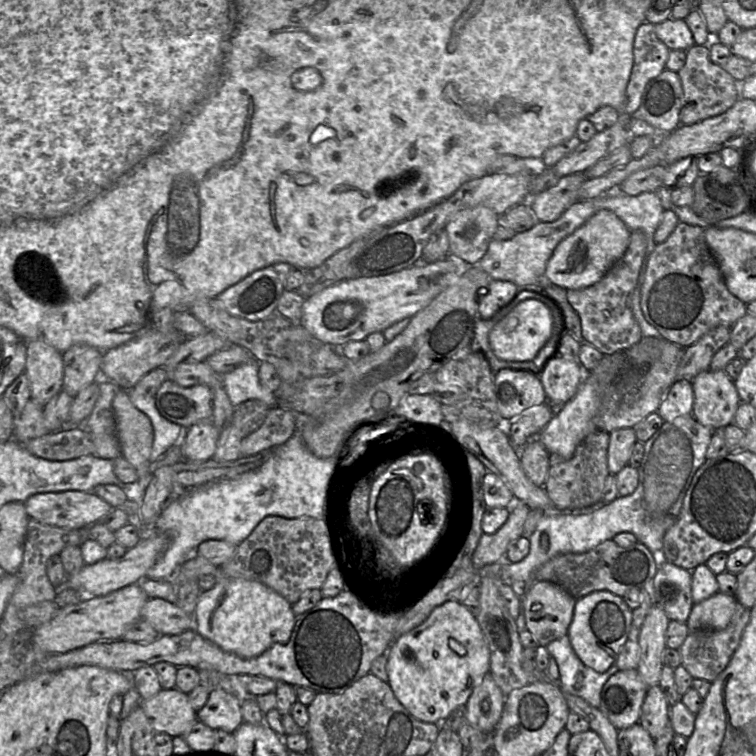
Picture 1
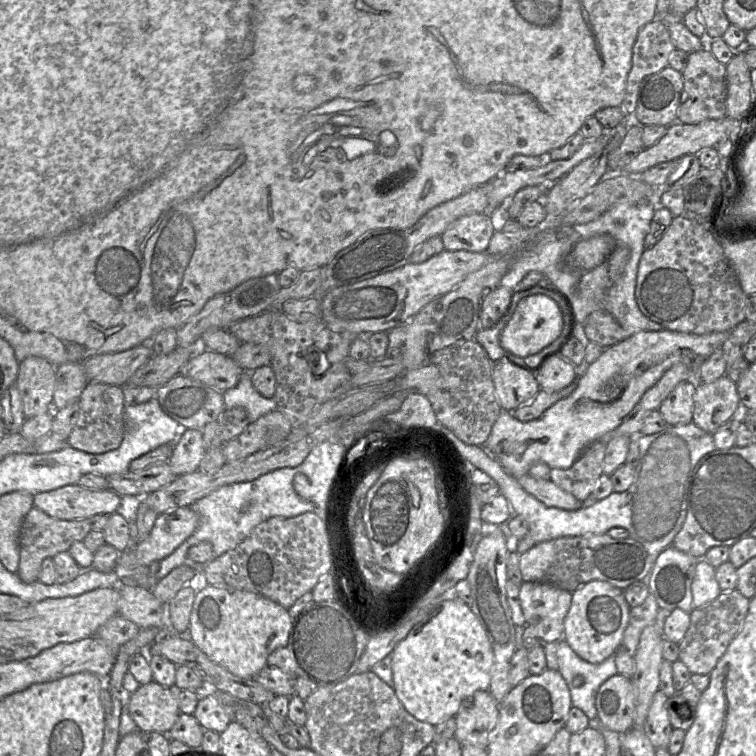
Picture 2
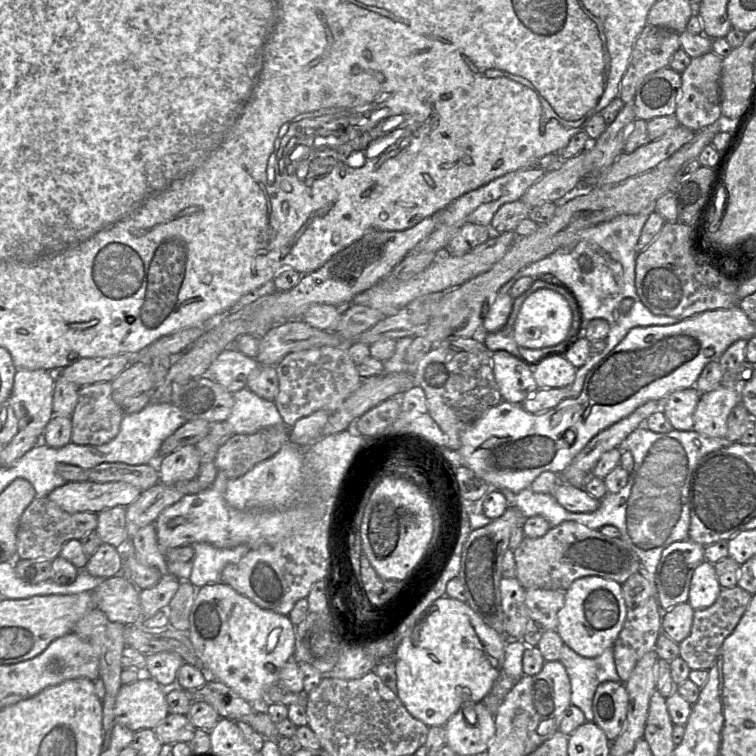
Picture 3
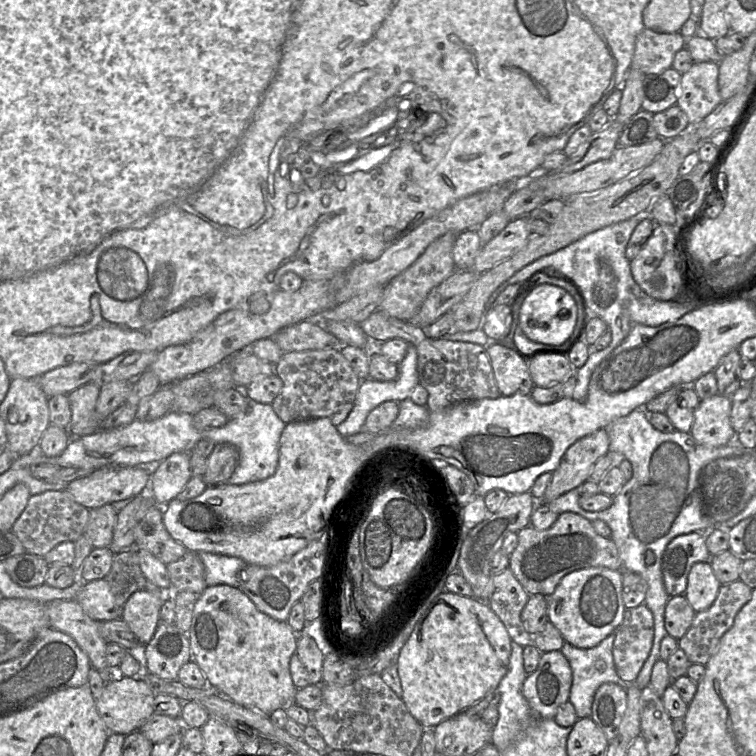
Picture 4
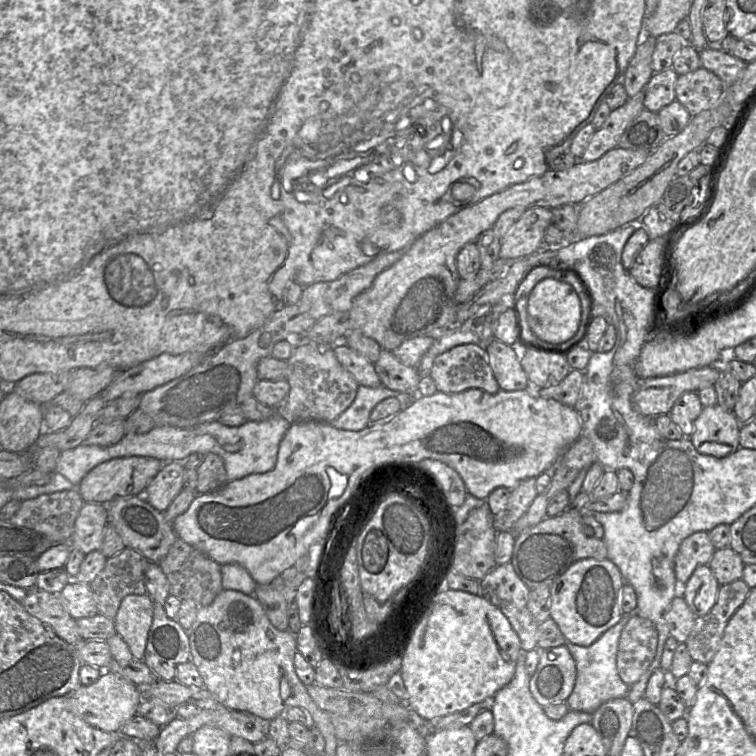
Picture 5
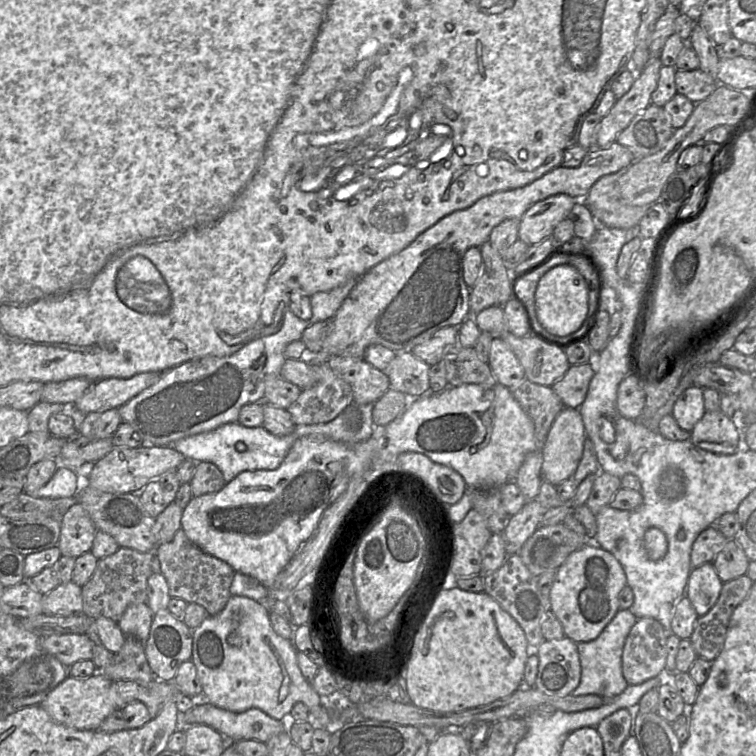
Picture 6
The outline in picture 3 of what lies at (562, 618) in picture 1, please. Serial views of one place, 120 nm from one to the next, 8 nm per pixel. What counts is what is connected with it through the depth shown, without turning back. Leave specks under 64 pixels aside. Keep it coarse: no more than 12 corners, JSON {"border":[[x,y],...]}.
{"border":[[526,589],[528,617],[556,630],[565,591]]}

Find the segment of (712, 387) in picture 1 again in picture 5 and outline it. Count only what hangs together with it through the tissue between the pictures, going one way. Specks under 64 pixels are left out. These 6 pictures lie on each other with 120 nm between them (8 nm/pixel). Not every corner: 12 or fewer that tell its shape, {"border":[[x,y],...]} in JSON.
{"border":[[706,406],[689,438],[699,453],[725,457],[740,448],[732,411]]}

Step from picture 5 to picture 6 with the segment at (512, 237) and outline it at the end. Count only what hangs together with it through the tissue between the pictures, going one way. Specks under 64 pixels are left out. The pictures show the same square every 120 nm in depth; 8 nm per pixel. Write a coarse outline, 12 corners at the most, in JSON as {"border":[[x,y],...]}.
{"border":[[556,194],[533,204],[519,221],[528,245],[551,237],[577,200]]}

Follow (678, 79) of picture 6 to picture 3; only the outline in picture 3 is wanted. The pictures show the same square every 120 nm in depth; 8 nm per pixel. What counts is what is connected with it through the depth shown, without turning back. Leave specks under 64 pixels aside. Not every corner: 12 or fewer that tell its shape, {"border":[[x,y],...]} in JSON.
{"border":[[691,58],[675,116],[698,131],[722,117],[722,59]]}

